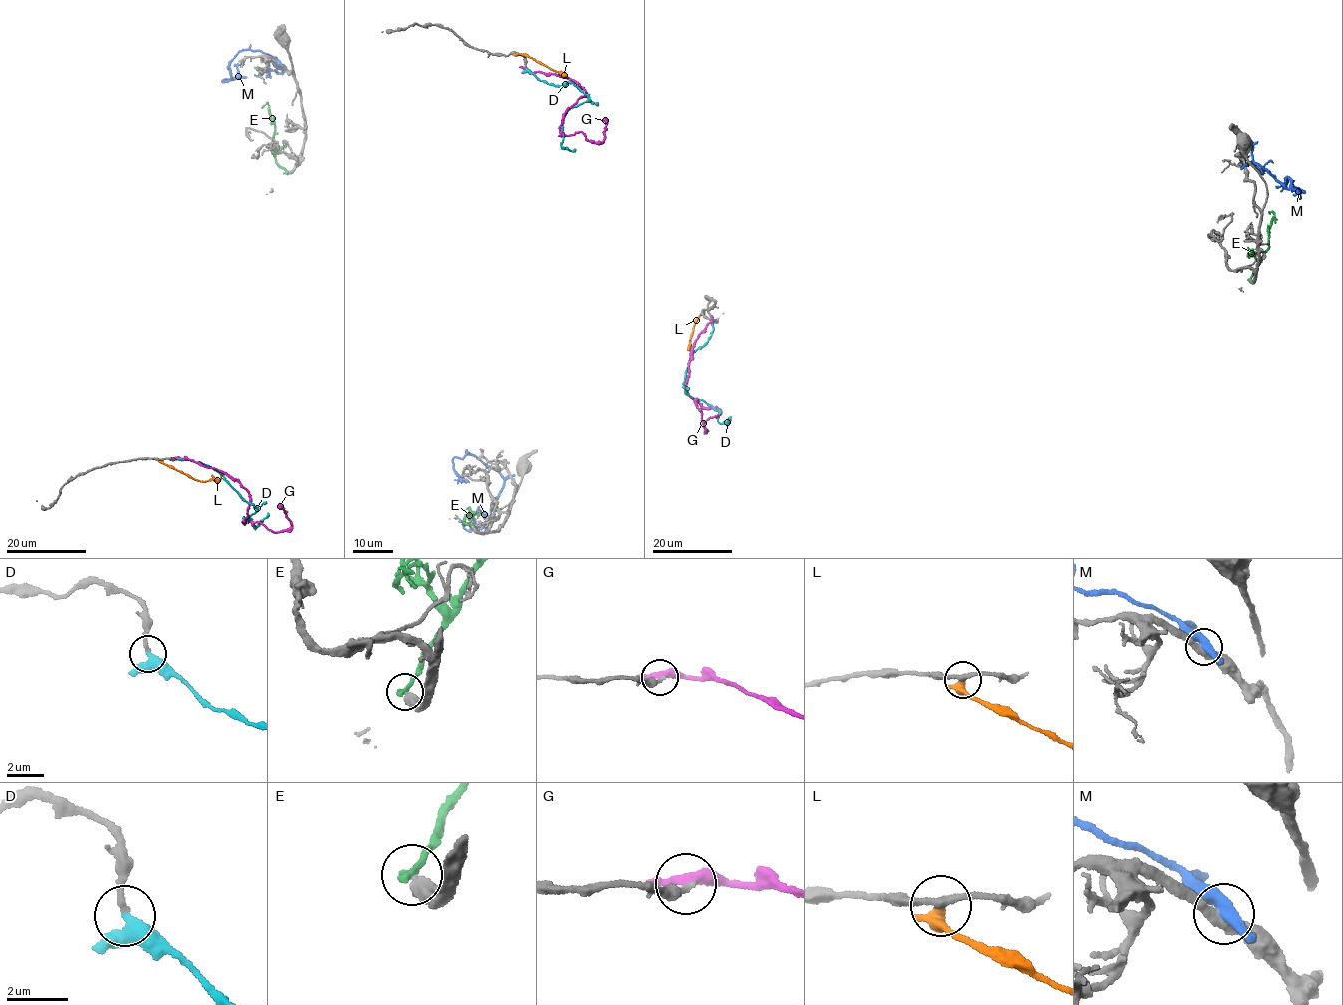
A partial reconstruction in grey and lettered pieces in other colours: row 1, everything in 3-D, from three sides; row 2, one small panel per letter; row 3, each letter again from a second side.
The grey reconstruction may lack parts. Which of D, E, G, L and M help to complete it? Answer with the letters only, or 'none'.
D

